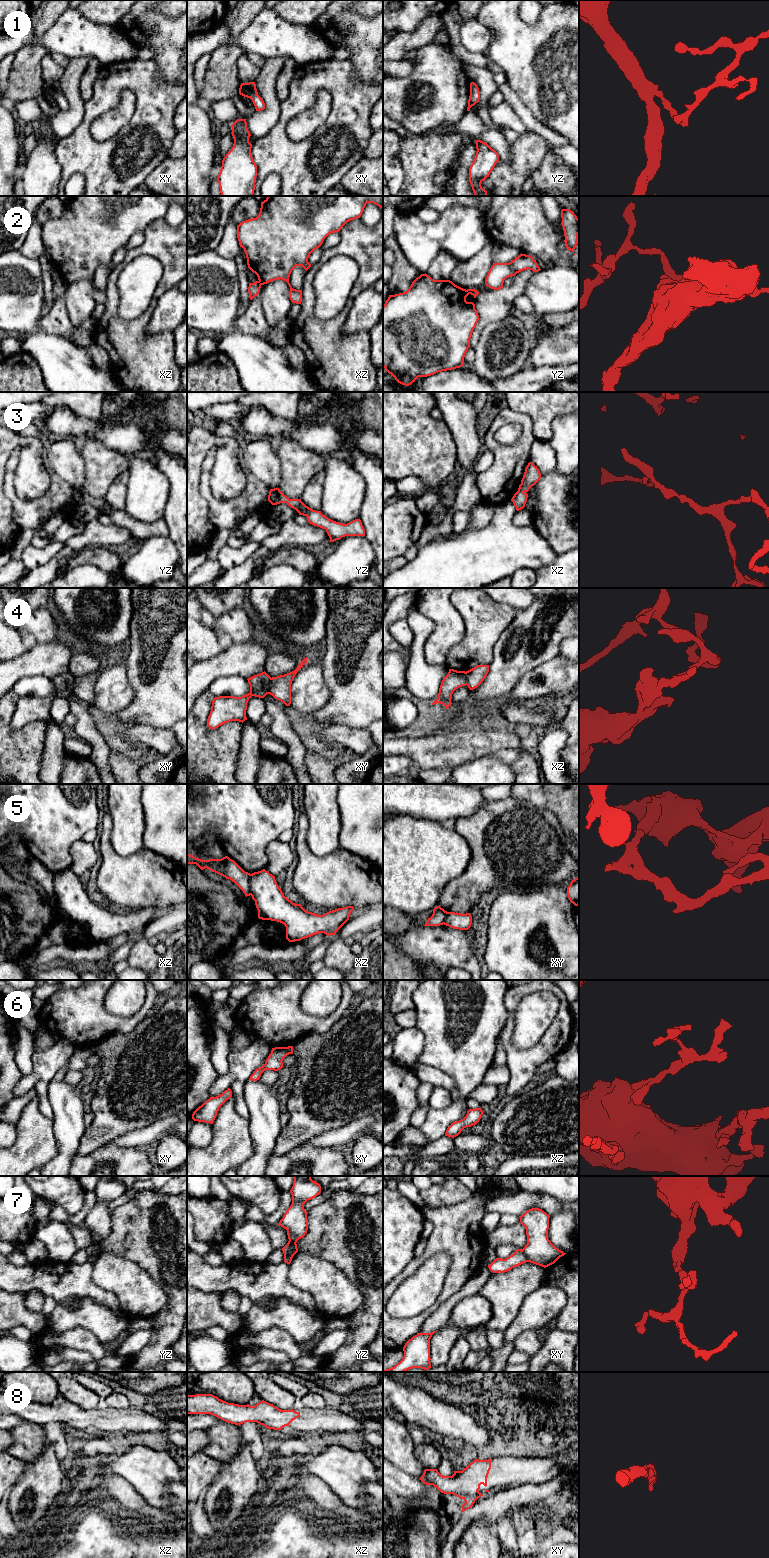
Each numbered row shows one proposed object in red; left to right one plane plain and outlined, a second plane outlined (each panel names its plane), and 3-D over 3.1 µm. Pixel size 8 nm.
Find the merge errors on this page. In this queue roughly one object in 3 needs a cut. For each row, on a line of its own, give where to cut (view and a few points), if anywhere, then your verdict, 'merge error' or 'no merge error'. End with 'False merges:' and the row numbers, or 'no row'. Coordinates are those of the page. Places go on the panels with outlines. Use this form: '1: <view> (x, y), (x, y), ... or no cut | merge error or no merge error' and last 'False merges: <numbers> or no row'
1: no cut | no merge error
2: xz (258, 281), (261, 284) | merge error
3: no cut | no merge error
4: xy (271, 678), (268, 693) | merge error
5: xz (251, 874), (249, 882), (250, 894) | merge error
6: no cut | no merge error
7: xy (521, 1250), (528, 1261) | merge error
8: no cut | no merge error
False merges: 2, 4, 5, 7

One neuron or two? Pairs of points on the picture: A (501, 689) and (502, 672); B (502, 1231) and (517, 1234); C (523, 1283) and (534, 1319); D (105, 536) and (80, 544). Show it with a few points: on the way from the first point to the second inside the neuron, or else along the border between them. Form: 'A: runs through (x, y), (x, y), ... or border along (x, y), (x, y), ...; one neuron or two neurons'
A: runs through (501, 685), (502, 676); one neuron
B: runs through (506, 1234), (513, 1234); one neuron
C: border along (544, 1284), (536, 1288), (525, 1298), (516, 1316); two neurons
D: runs through (99, 536), (92, 536), (86, 539); one neuron

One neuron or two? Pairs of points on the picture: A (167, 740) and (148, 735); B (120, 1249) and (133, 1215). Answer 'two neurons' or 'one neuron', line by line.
A: one neuron
B: one neuron

